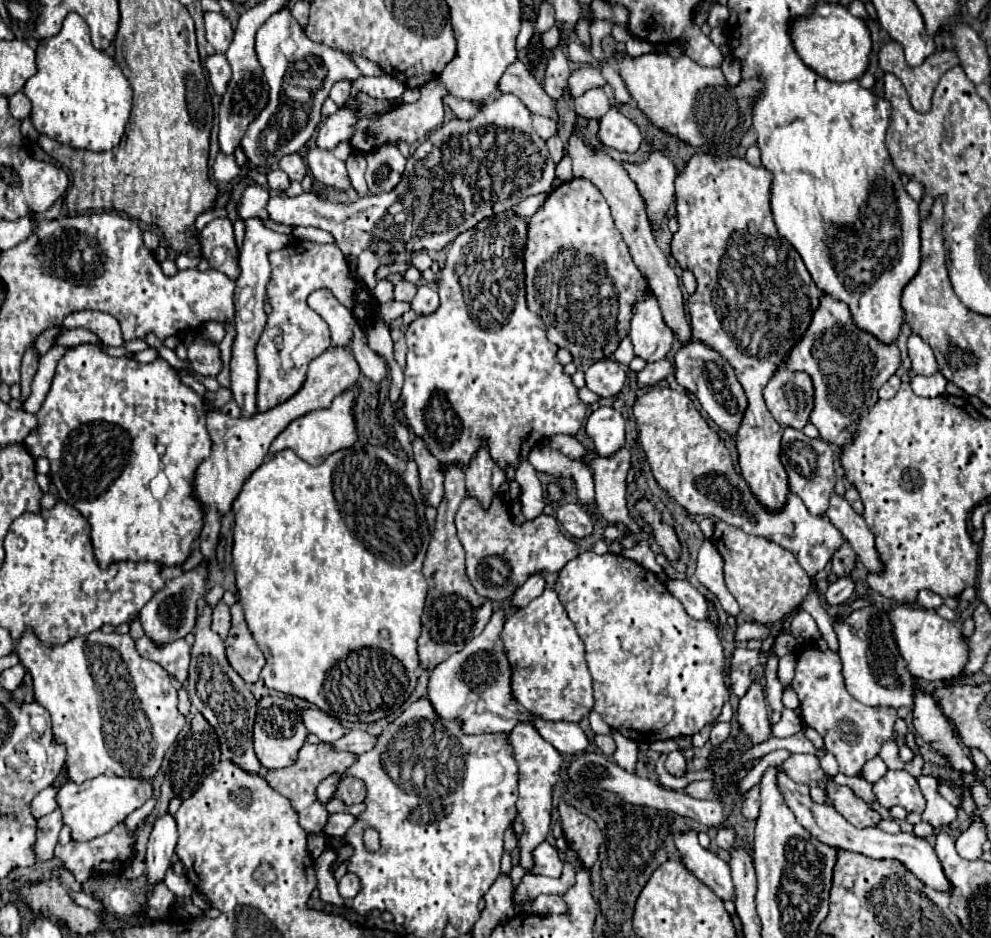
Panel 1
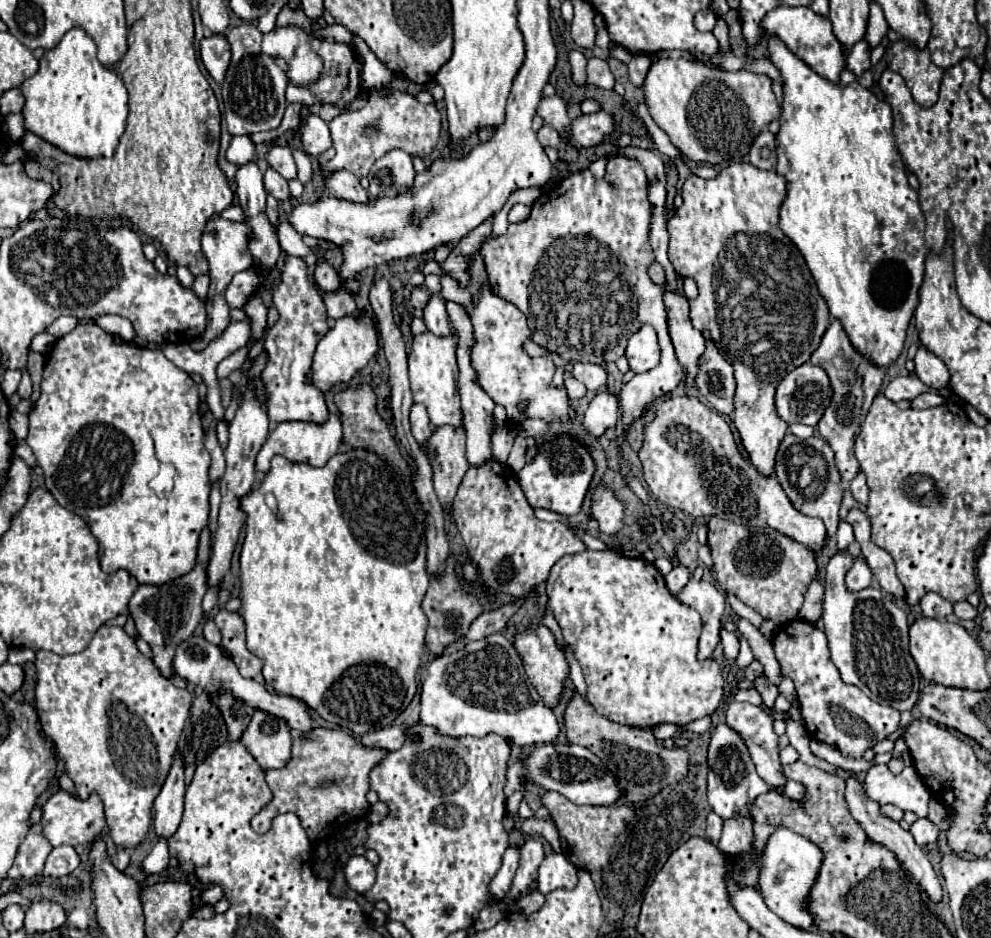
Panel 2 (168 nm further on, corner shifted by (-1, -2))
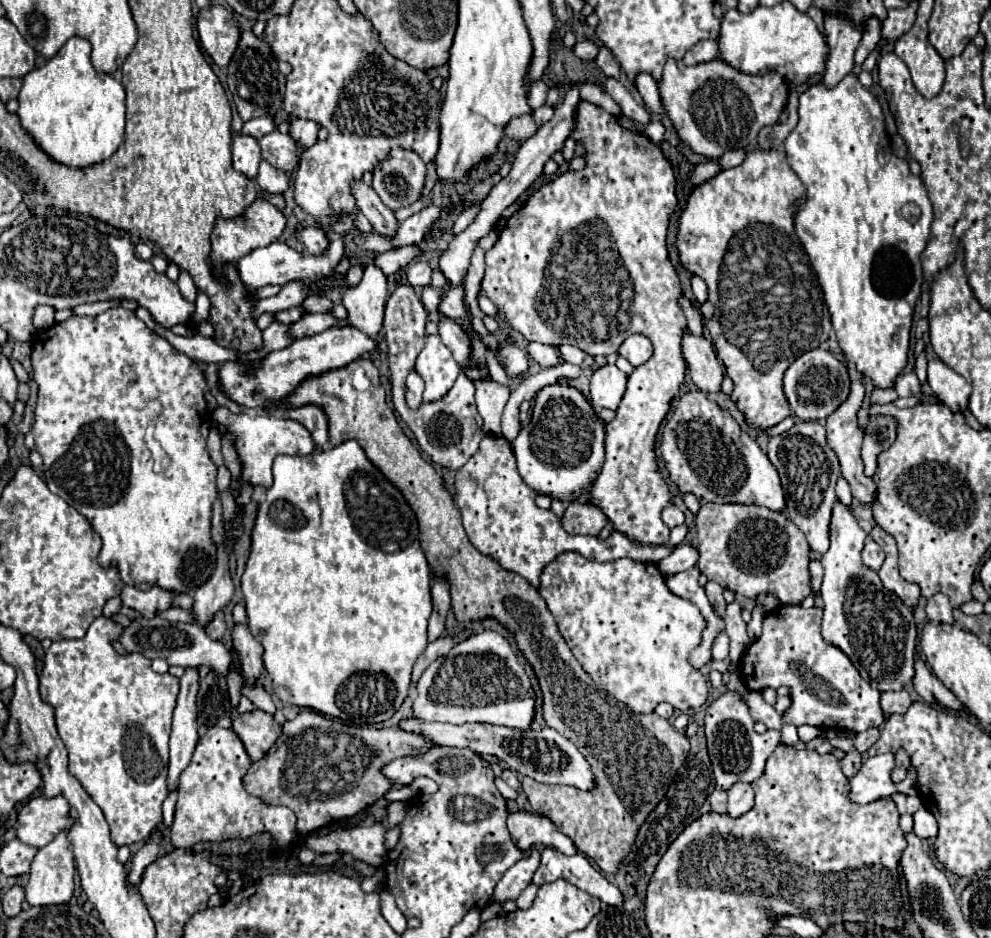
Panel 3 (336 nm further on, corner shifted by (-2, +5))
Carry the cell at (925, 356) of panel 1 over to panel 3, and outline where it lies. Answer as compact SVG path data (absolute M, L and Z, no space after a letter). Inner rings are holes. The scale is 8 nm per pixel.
M928 360L928 384L942 404L952 412L964 412L968 408L968 396L972 386L942 360Z

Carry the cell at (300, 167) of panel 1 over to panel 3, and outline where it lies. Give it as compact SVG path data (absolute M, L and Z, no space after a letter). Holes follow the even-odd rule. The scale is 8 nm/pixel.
M278 130L262 136L260 148L262 148L262 158L284 172L292 172L300 162L296 142L288 134L282 134Z

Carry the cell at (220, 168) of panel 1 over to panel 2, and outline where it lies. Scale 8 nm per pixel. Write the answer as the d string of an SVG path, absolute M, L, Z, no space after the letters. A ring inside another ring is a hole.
M239 135L233 137L229 149L227 149L227 159L235 165L239 163L249 163L257 159L257 151L255 151L255 143L251 141L249 135Z

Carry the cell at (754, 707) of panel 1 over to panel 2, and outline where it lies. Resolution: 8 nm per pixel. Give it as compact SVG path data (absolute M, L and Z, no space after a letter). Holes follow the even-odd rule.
M733 701L727 709L727 725L733 727L747 743L757 773L771 783L771 787L785 785L777 747L779 737L773 731L773 719L751 703Z

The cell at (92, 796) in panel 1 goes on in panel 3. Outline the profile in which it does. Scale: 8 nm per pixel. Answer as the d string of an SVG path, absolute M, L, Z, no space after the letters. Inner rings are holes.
M36 796L20 810L14 828L18 840L28 846L42 848L56 838L56 832L68 832L72 824L74 818L64 796Z

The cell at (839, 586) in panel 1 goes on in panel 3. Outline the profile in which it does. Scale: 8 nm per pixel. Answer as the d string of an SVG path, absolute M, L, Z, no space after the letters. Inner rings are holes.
M868 538L868 540L866 540L866 546L864 546L864 550L862 550L862 560L864 560L864 566L866 566L866 568L878 570L878 568L882 566L882 562L884 562L884 550L882 550L876 542L872 542L872 540Z

